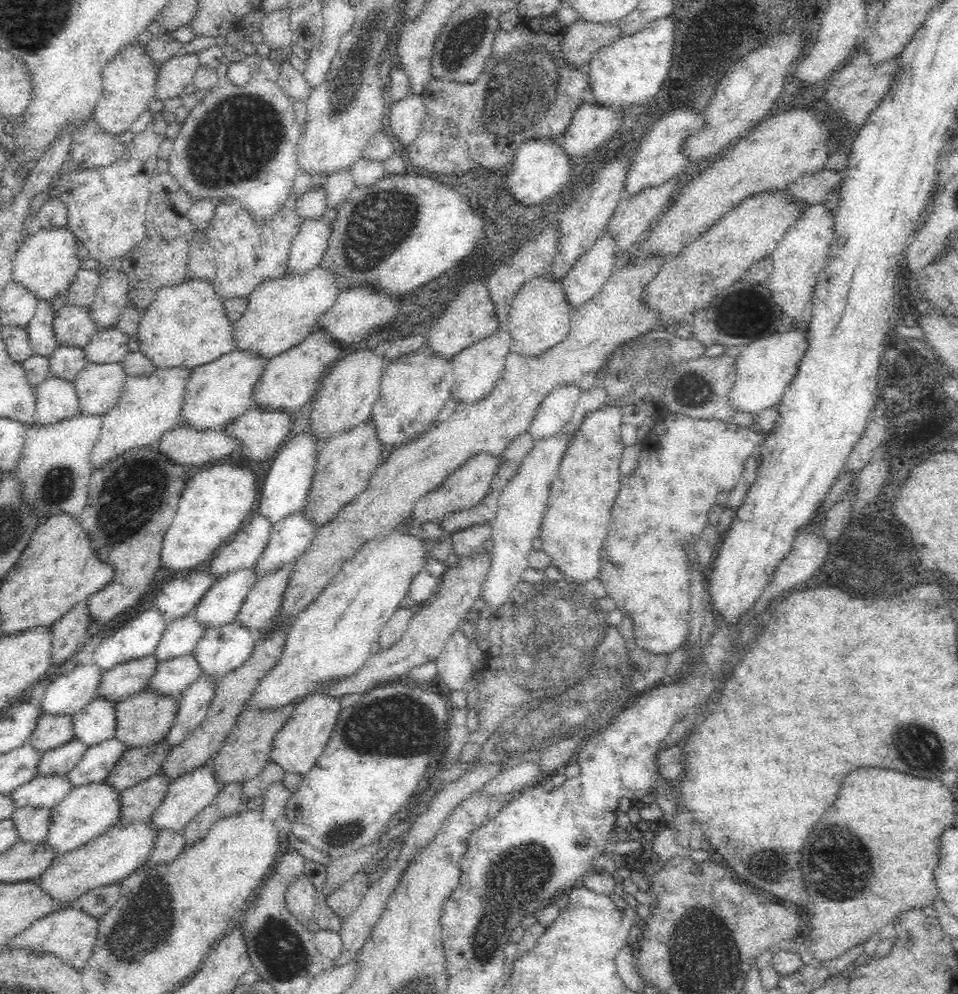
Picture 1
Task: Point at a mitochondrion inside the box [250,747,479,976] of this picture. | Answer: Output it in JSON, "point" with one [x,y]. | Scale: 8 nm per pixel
{"point":[270,938]}

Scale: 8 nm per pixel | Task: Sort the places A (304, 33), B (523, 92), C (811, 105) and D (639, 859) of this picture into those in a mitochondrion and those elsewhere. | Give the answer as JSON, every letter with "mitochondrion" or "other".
{"A":"other","B":"mitochondrion","C":"other","D":"other"}

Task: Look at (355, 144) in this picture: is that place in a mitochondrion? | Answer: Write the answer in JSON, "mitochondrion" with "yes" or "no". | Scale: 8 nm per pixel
{"mitochondrion":"no"}

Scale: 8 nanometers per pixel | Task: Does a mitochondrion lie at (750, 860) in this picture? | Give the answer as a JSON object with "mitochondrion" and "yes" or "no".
{"mitochondrion":"yes"}

